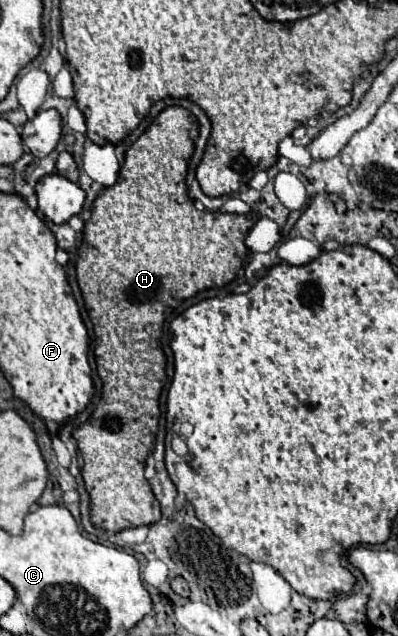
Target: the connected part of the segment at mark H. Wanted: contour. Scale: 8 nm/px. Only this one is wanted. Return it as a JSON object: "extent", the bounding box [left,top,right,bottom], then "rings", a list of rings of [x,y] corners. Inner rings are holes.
{"extent":[74,107,254,533],"rings":[[[166,107],[158,117],[156,123],[152,123],[140,137],[136,143],[132,143],[126,149],[126,157],[122,163],[122,169],[118,173],[118,181],[112,187],[106,187],[102,195],[96,197],[94,207],[92,207],[92,215],[90,219],[84,223],[84,231],[82,231],[82,243],[78,247],[78,261],[76,261],[76,277],[78,277],[78,285],[84,297],[84,305],[88,309],[88,317],[94,325],[94,335],[96,335],[96,347],[94,347],[94,355],[96,355],[96,369],[98,375],[102,379],[102,395],[100,401],[92,413],[92,419],[88,419],[84,425],[80,425],[74,431],[74,439],[78,441],[78,451],[84,459],[82,465],[82,479],[84,479],[84,487],[90,495],[90,521],[96,529],[108,531],[108,533],[118,533],[122,529],[128,527],[138,527],[138,525],[150,525],[156,519],[160,519],[160,505],[156,501],[156,497],[152,495],[150,483],[144,477],[144,461],[140,457],[148,457],[148,453],[154,447],[154,435],[158,429],[158,417],[160,417],[160,409],[158,409],[158,397],[162,391],[162,377],[166,377],[164,369],[166,369],[166,359],[164,353],[160,349],[160,335],[162,335],[162,325],[164,325],[164,317],[170,309],[174,309],[174,305],[180,305],[184,299],[190,299],[192,295],[196,295],[198,291],[210,289],[210,287],[222,287],[230,281],[234,281],[236,271],[240,269],[240,265],[246,261],[248,257],[248,247],[244,245],[244,235],[246,231],[252,227],[254,217],[252,215],[238,215],[238,227],[236,227],[236,215],[234,213],[222,213],[222,211],[212,211],[212,213],[204,213],[198,211],[192,203],[192,199],[186,193],[186,163],[194,151],[194,139],[198,137],[198,121],[196,117],[186,111],[184,107]]]}

